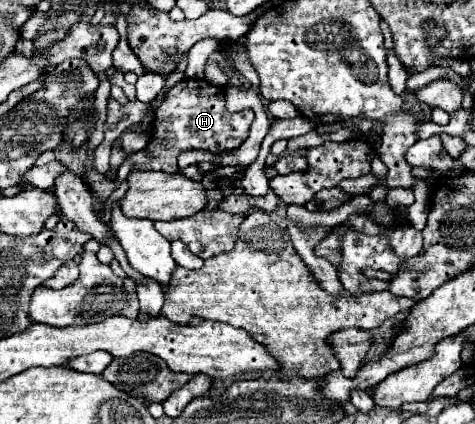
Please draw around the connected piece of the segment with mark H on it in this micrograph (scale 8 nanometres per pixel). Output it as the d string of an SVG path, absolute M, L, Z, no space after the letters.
M182 79L166 93L166 99L154 115L154 133L148 141L152 157L138 151L132 153L130 159L136 161L136 170L176 173L178 155L182 151L202 149L210 153L226 153L238 149L248 137L252 119L254 111L250 109L240 113L226 111L226 95L222 87L216 87L206 79Z

